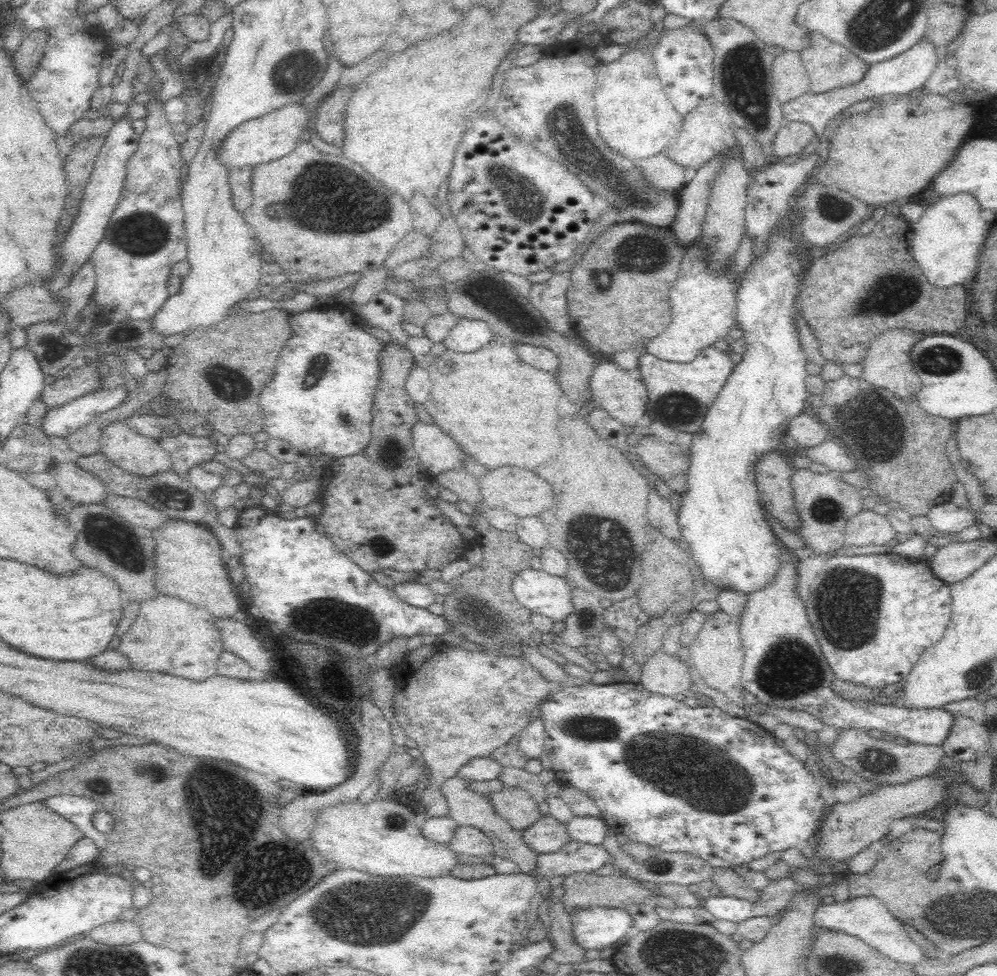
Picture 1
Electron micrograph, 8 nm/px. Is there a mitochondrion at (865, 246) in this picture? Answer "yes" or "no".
no

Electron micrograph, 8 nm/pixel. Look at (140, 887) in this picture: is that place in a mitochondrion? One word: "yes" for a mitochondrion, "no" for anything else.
no

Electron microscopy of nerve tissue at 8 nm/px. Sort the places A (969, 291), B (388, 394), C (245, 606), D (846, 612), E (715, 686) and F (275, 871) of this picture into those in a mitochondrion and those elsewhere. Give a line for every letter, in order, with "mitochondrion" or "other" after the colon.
A: other
B: other
C: other
D: mitochondrion
E: other
F: mitochondrion

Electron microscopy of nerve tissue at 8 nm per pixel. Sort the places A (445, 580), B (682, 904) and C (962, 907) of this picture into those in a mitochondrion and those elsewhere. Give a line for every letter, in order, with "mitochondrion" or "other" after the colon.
A: other
B: other
C: mitochondrion

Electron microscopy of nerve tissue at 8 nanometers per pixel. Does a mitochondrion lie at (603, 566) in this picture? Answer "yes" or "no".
yes

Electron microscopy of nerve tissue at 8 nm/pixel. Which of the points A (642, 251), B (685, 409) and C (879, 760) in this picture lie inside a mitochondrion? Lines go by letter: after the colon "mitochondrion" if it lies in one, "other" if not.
A: mitochondrion
B: mitochondrion
C: mitochondrion

